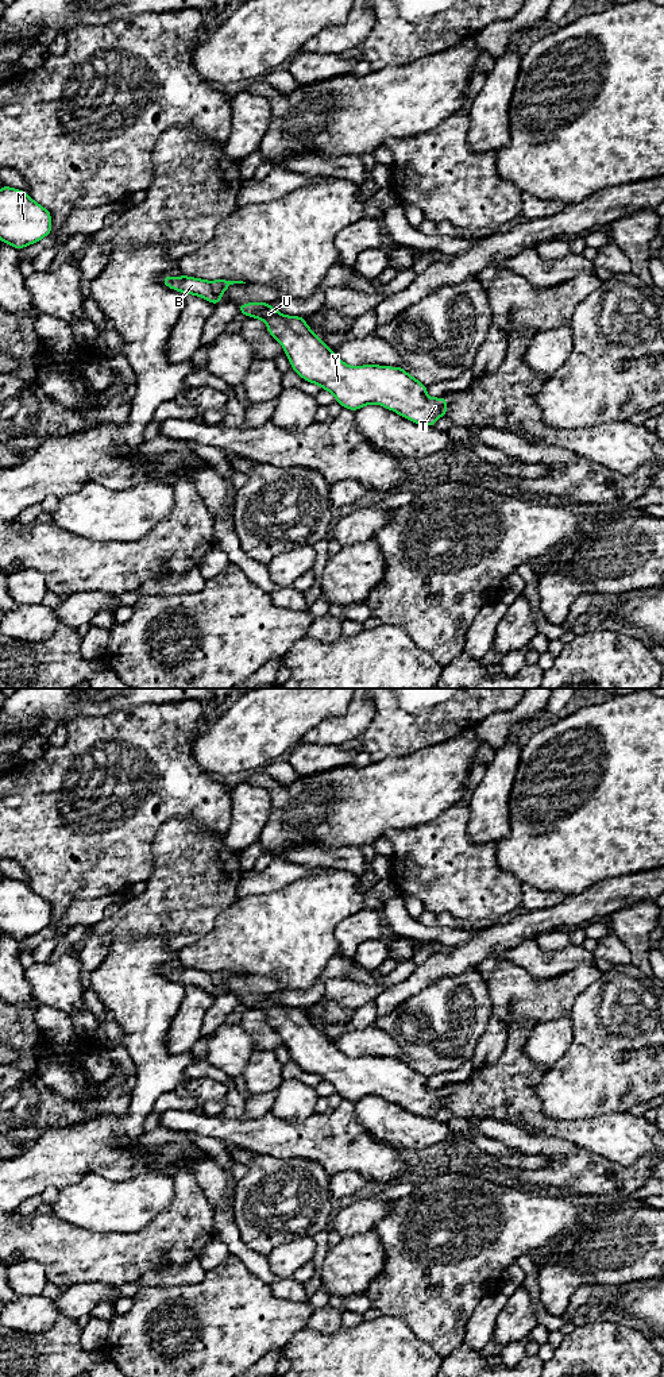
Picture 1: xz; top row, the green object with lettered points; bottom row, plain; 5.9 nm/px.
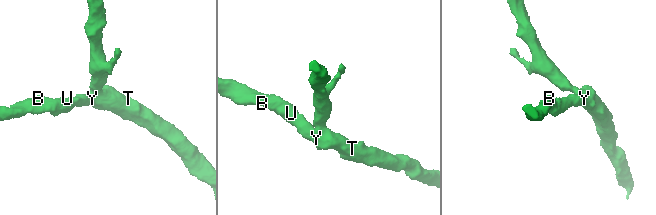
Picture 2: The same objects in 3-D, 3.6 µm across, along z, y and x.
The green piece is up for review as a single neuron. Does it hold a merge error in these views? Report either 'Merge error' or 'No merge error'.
No merge error

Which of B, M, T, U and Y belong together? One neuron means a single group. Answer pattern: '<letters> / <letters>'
B M T U Y

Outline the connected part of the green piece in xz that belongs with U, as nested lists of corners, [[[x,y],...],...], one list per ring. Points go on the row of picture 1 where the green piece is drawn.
[[[248,302],[238,306],[239,313],[263,320],[267,324],[269,333],[283,347],[292,369],[302,379],[331,392],[343,408],[355,412],[368,404],[379,404],[416,424],[428,427],[433,427],[440,416],[447,416],[445,397],[431,398],[426,394],[426,386],[409,375],[402,367],[377,364],[347,366],[312,332],[304,317],[282,315],[266,302]]]

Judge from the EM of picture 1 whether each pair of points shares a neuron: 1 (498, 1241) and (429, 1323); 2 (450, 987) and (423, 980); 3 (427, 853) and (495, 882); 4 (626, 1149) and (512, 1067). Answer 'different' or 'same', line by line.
1: same
2: different
3: same
4: same

